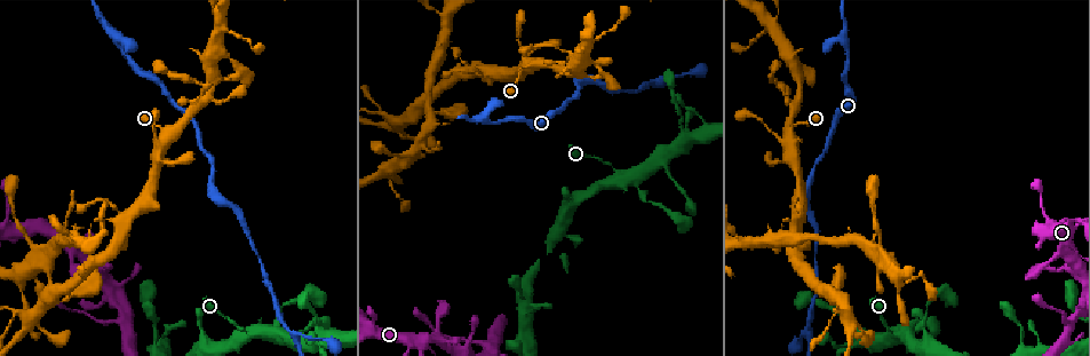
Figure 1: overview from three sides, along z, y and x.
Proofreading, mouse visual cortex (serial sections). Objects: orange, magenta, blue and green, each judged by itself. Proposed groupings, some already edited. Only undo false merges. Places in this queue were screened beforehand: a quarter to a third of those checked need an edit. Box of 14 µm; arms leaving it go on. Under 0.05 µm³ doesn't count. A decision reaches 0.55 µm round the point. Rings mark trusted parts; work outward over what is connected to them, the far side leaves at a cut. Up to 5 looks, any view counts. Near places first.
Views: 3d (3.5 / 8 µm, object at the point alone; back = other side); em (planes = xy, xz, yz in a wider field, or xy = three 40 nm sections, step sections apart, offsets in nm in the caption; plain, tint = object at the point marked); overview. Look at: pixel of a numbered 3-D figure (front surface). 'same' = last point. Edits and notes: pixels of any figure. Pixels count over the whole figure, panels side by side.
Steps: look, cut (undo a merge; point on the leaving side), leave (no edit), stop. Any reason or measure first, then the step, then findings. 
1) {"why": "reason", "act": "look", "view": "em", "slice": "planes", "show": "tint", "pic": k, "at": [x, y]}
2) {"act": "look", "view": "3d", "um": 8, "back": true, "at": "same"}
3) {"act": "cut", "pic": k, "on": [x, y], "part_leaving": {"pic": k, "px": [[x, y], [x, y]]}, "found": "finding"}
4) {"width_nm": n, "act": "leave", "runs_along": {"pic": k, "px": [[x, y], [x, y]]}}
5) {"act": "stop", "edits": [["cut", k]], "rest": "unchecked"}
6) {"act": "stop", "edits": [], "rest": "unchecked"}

{"why": "side arm on a straight run", "act": "look", "view": "3d", "um": 8, "pic": 1, "at": [196, 108]}

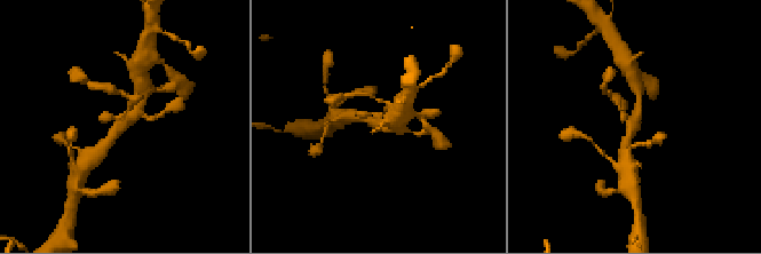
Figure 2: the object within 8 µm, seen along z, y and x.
{"act": "look", "view": "em", "slice": "xy", "step": 2, "show": "tint", "pic": 2, "at": [634, 126]}

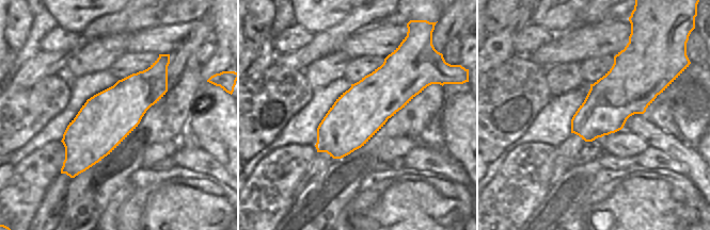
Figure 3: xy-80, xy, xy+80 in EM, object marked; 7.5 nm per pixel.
{"width_nm": 400, "act": "leave", "runs_along": {"pic": 2, "px": [[98, 149], [133, 116], [139, 95]]}, "found": "continuous, no second cell"}

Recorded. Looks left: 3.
{"why": "two arms at a narrow angle", "act": "look", "view": "3d", "um": 3.5, "pic": 1, "at": [47, 229]}

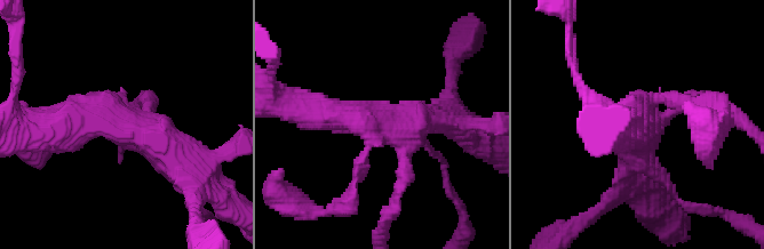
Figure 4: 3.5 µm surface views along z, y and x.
{"why": "shape alone is not enough", "act": "look", "view": "em", "slice": "planes", "show": "tint", "pic": 4, "at": [131, 125]}

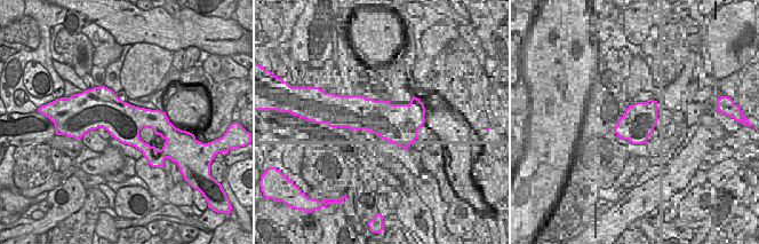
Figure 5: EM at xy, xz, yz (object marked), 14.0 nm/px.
{"act": "leave", "runs_along": {"pic": 4, "px": [[60, 127], [158, 123], [193, 159]]}, "found": "all the same cell"}

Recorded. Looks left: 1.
{"act": "stop", "edits": [], "rest": "unchecked"}

